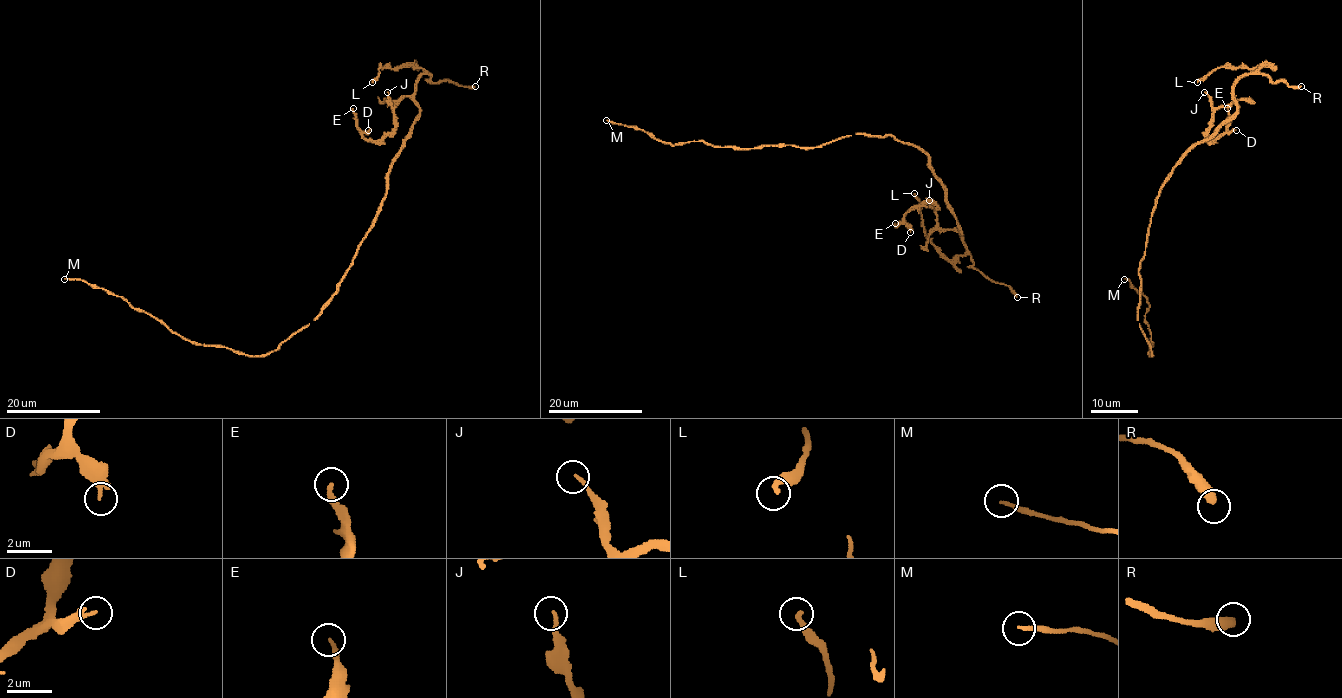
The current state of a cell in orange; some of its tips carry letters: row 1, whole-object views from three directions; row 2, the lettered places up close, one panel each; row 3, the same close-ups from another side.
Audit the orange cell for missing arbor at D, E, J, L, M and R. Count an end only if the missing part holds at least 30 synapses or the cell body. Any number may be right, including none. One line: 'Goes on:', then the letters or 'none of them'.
Goes on: R

